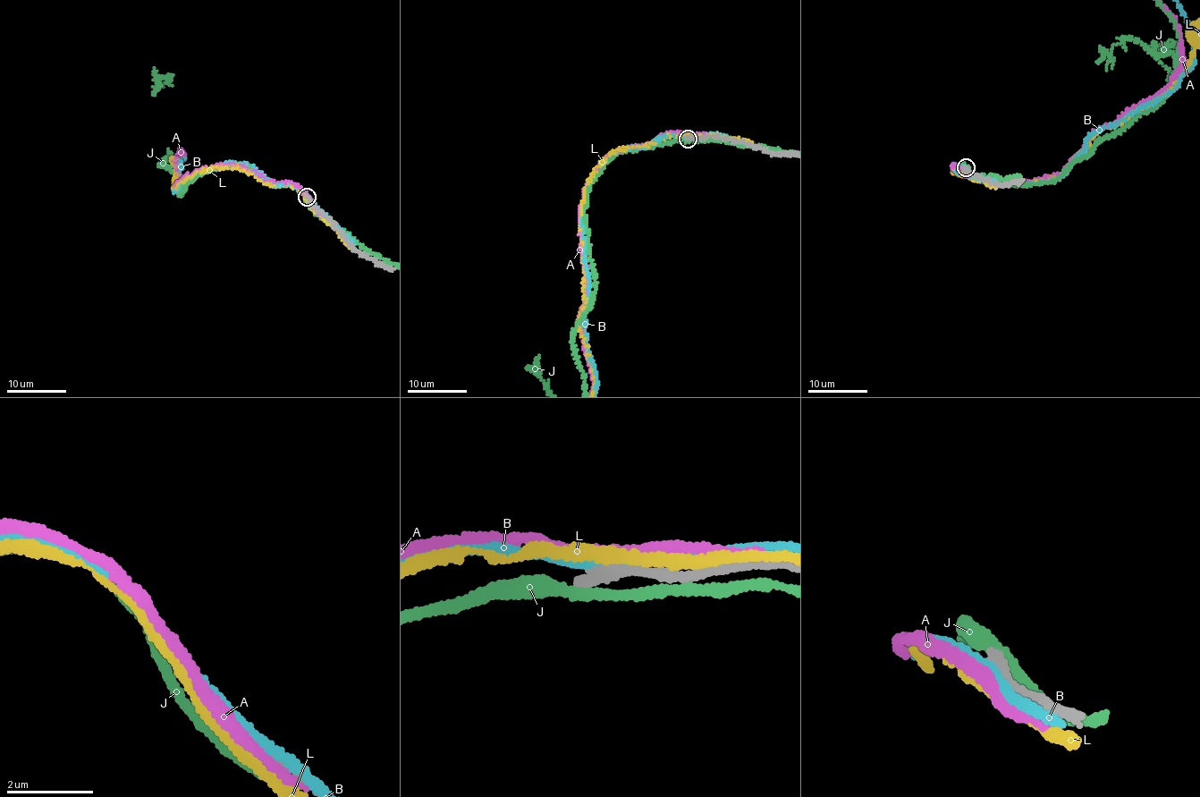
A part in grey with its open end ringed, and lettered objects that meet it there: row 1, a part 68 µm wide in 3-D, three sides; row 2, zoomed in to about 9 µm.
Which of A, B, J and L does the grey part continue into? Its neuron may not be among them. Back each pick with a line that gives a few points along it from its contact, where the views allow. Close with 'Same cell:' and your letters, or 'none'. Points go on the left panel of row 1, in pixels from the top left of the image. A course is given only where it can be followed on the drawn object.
Same cell: none

